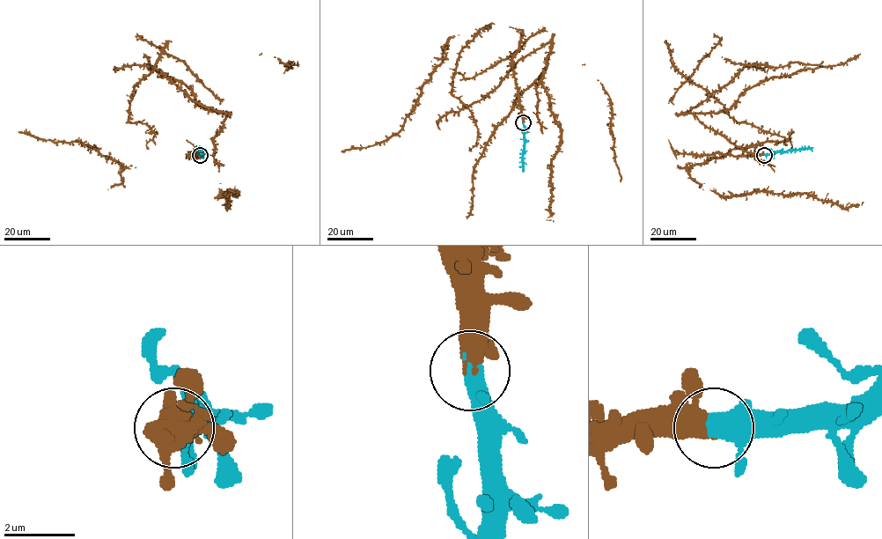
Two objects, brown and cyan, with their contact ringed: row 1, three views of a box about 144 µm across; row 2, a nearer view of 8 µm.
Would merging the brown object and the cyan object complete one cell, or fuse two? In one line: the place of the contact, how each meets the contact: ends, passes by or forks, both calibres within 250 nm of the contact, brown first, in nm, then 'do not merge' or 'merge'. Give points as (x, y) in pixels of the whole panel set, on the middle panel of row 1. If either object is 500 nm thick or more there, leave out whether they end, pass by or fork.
(523, 122) | 500/420 nm | merge

